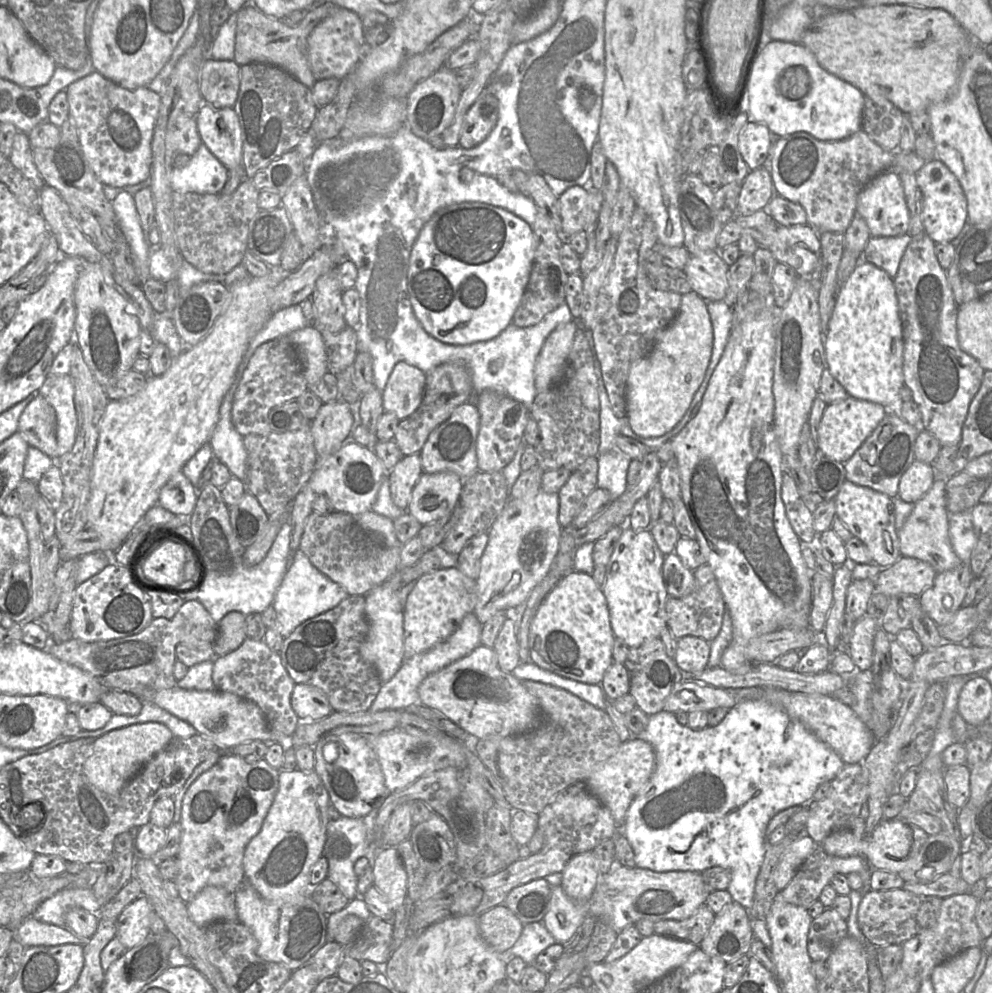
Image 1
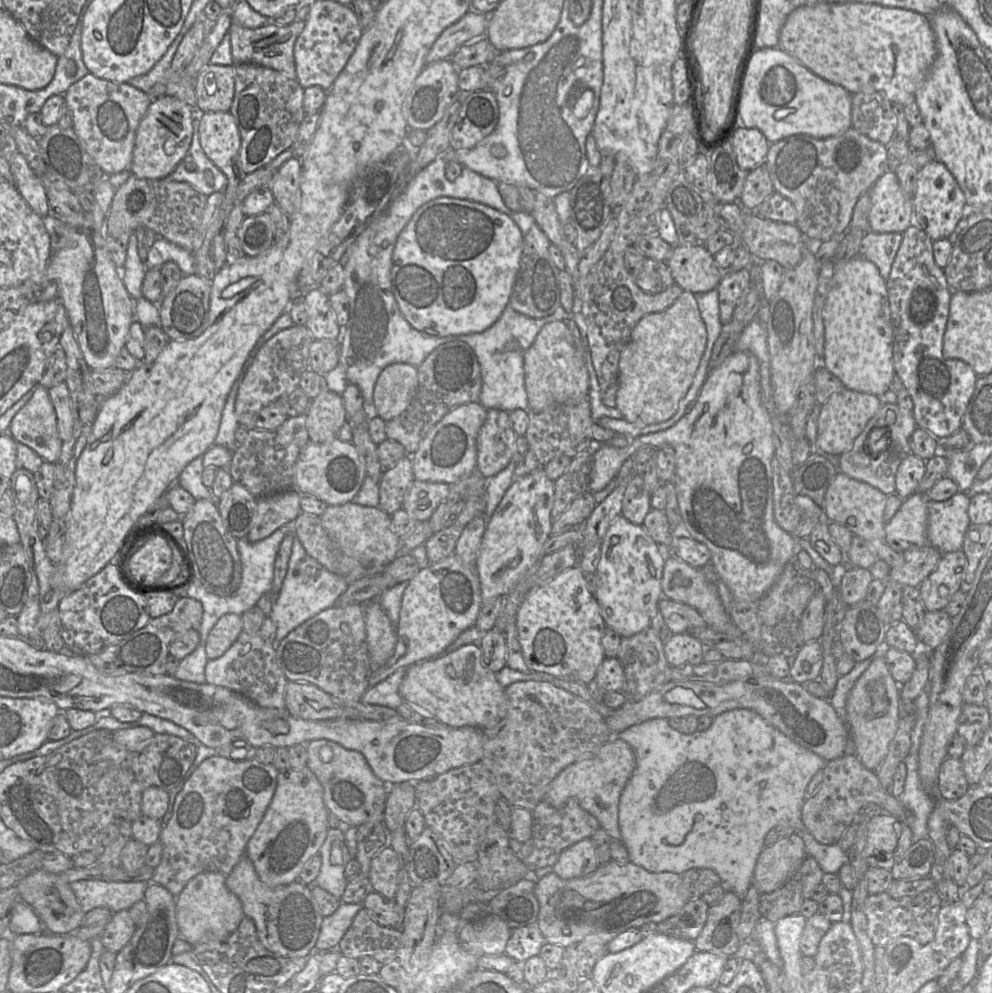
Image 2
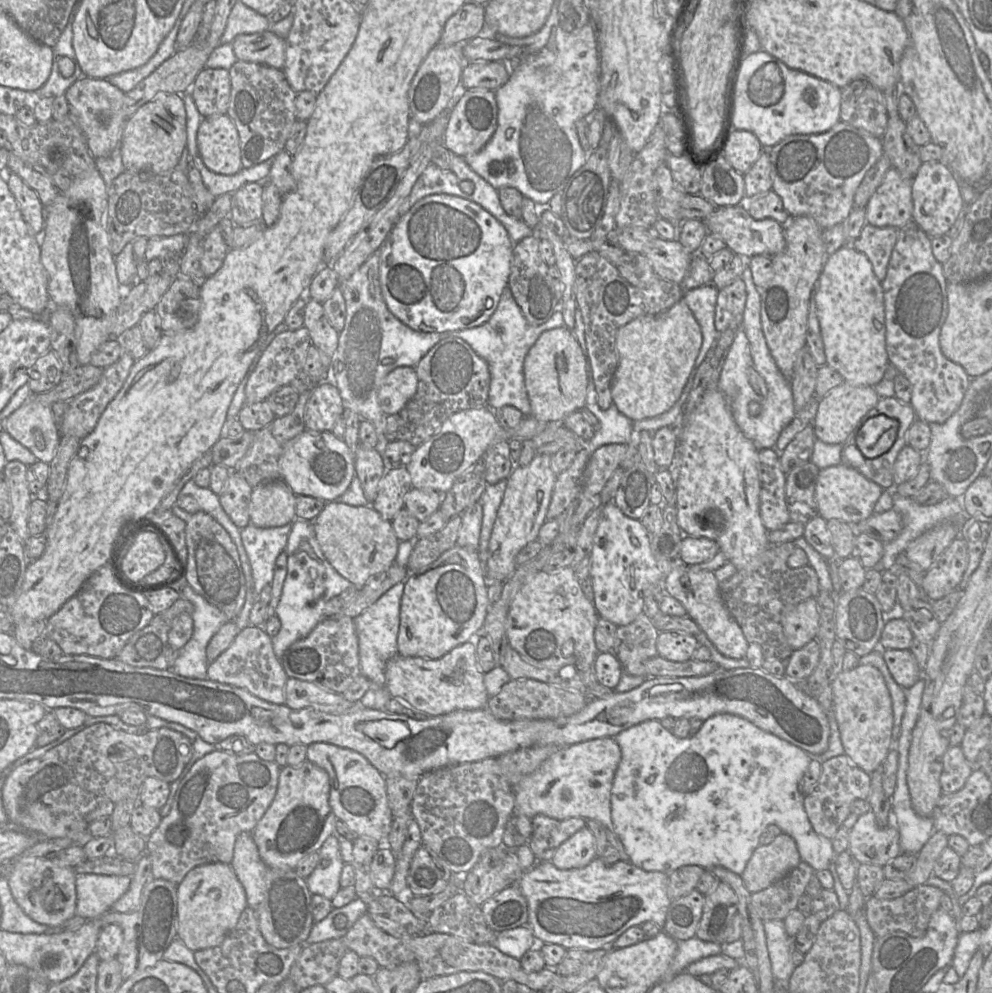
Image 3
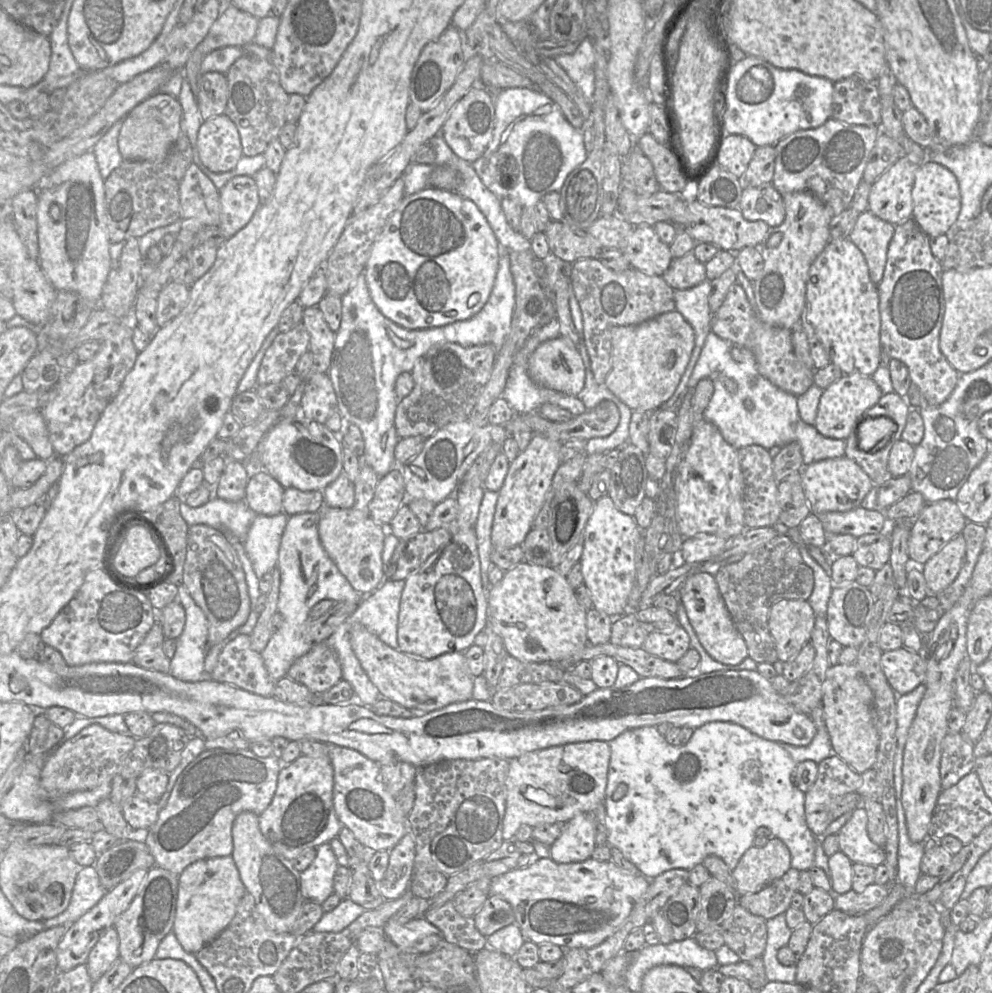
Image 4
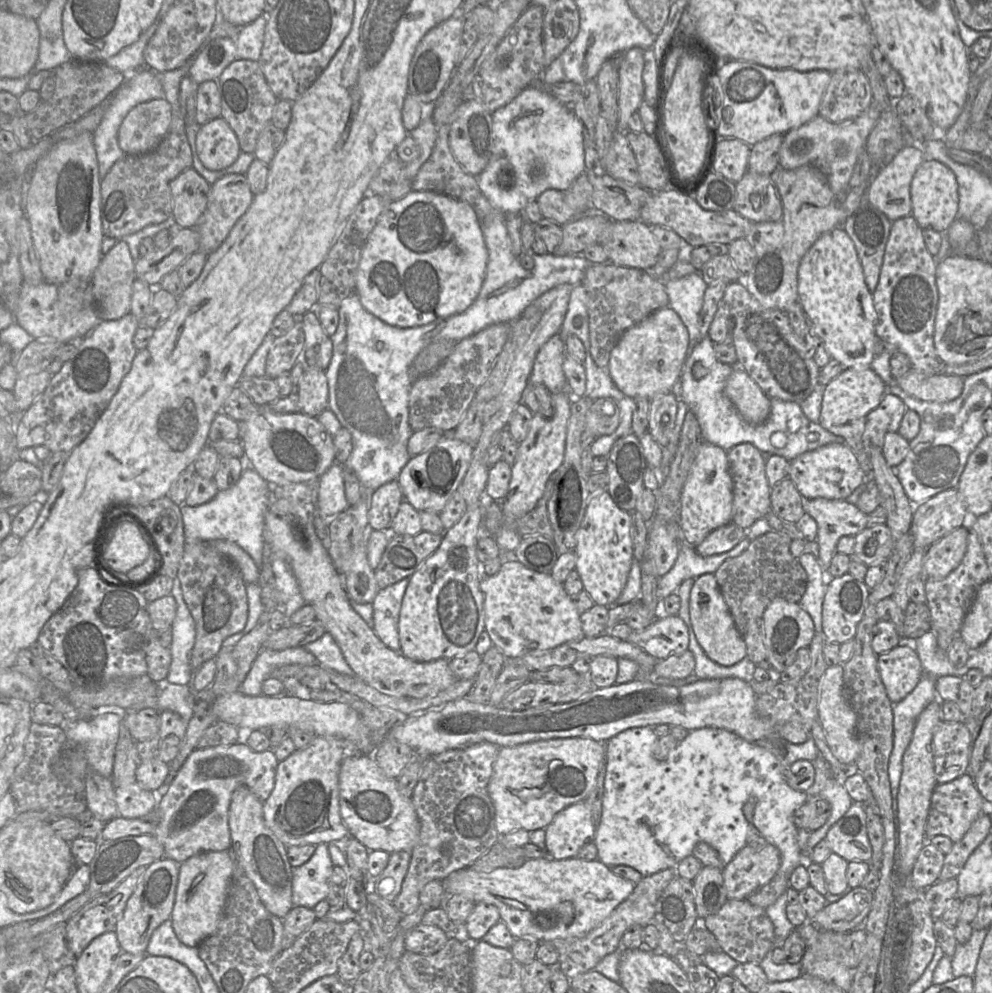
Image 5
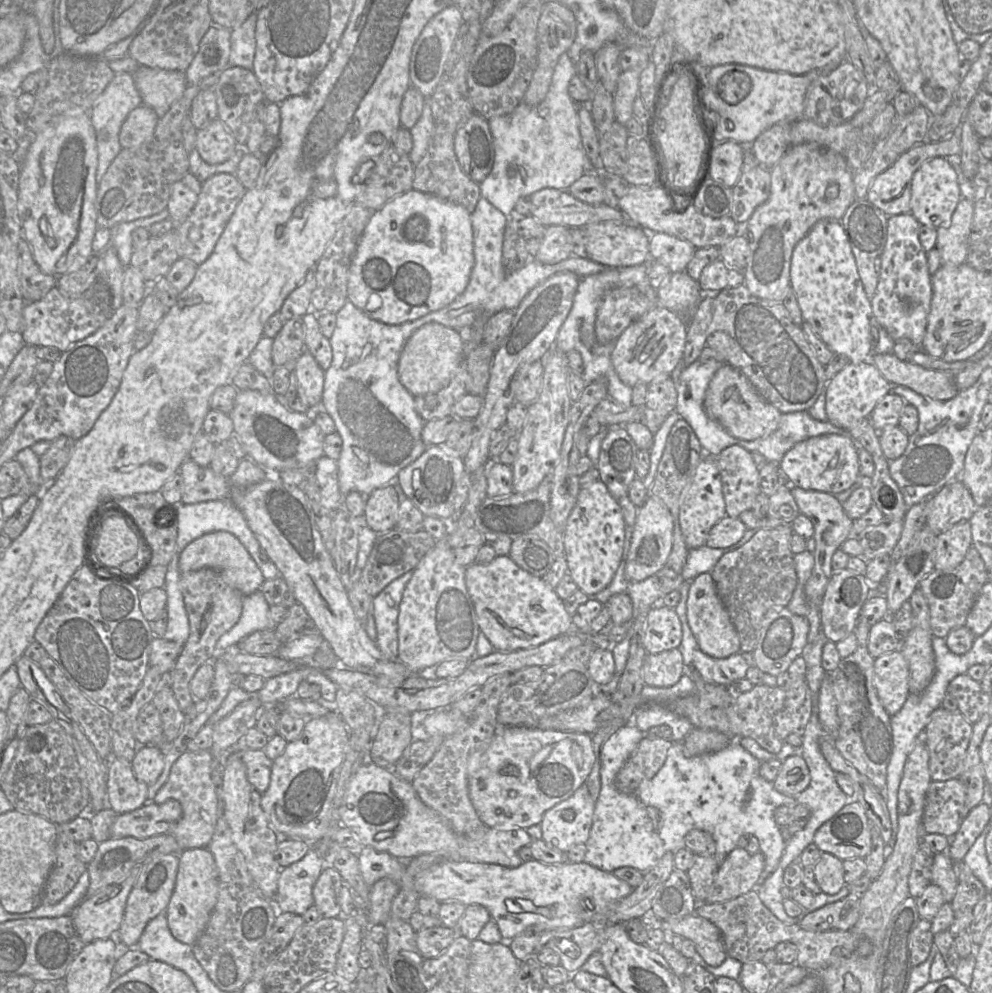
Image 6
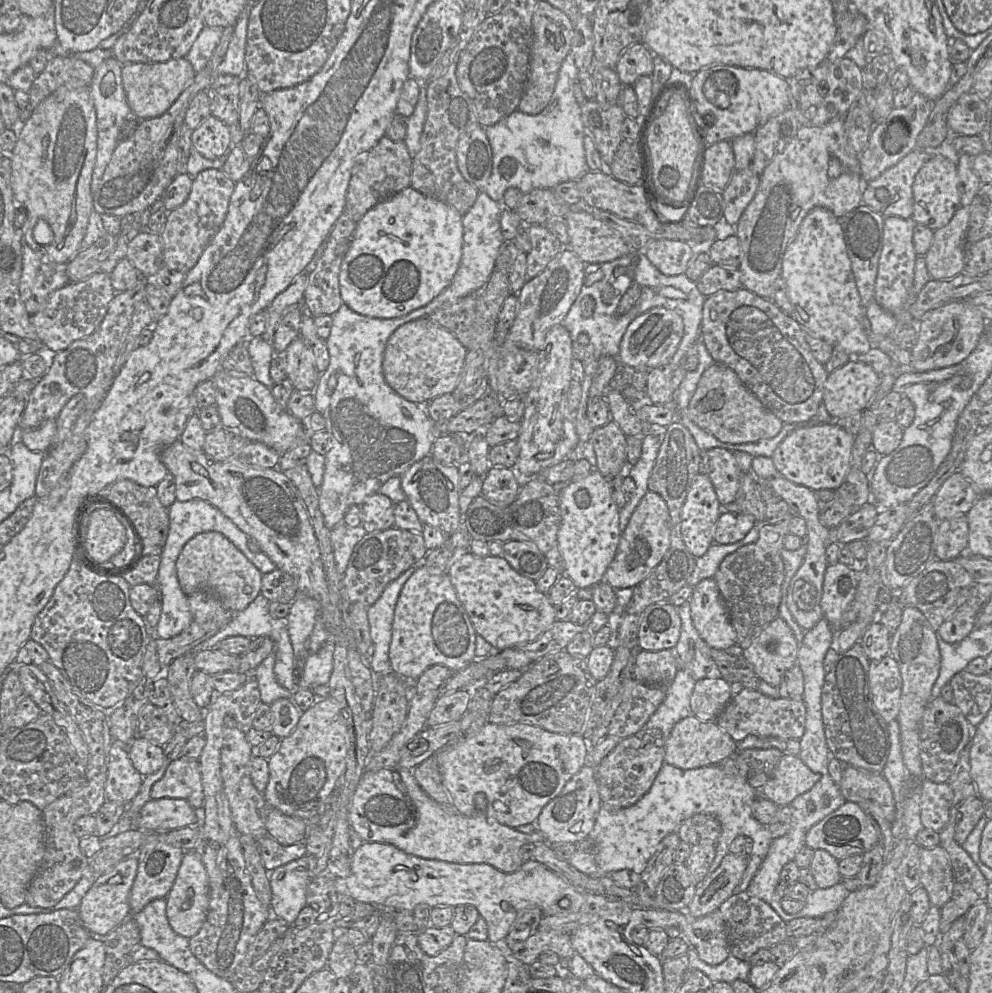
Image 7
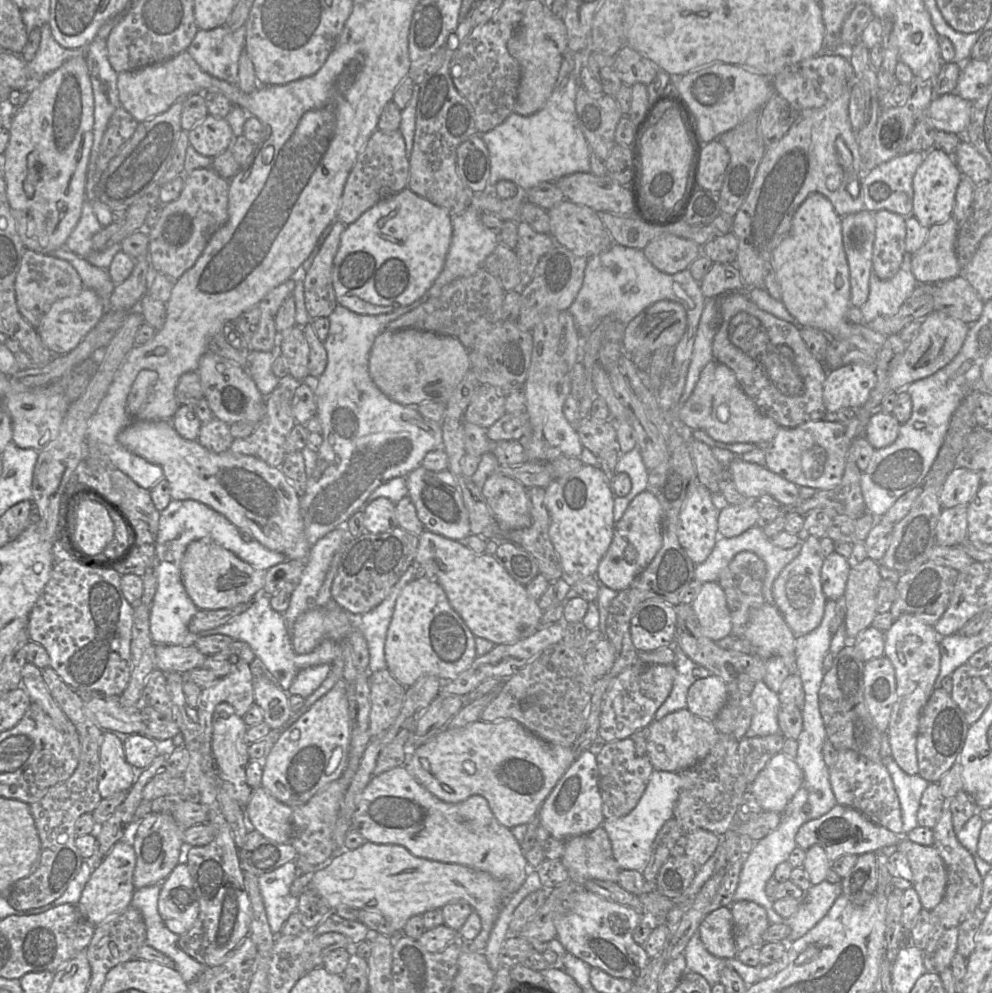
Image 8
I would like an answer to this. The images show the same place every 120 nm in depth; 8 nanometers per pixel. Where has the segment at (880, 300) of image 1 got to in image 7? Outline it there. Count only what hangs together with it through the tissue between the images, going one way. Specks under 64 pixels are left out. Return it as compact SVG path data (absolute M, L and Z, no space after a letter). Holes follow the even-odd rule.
M815 207L803 219L796 236L785 251L781 277L794 308L791 318L801 325L806 334L821 339L849 355L864 354L870 350L872 345L863 329L866 306L862 304L857 289L840 220L830 210Z

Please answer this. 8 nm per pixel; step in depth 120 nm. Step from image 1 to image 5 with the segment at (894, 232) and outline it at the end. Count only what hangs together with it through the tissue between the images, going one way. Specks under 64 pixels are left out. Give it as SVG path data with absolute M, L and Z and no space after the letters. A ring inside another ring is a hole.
M905 145L890 163L881 168L870 180L866 201L881 211L891 222L912 213L911 183L918 167L926 159L921 146Z

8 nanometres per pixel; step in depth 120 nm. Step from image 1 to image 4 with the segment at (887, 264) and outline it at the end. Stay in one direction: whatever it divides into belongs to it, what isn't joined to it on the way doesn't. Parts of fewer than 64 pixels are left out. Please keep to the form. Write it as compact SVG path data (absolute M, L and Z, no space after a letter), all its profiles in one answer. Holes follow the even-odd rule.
M868 209L857 217L849 239L863 254L871 281L878 285L884 274L889 244L895 226L873 215Z

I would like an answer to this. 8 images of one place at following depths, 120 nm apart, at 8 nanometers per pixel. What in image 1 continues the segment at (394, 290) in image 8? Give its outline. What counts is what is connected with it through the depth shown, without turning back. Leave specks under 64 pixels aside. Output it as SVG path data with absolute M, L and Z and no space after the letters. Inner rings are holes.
M463 202L437 210L421 229L410 254L407 288L415 317L430 336L450 345L468 345L497 337L511 324L522 299L535 249L532 226L503 208Z

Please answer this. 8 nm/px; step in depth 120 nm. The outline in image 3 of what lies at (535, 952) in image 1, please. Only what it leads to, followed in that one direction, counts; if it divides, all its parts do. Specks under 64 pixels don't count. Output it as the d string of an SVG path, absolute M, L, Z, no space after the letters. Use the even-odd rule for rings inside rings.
M528 924L496 934L492 946L502 953L520 960L521 957L539 941Z

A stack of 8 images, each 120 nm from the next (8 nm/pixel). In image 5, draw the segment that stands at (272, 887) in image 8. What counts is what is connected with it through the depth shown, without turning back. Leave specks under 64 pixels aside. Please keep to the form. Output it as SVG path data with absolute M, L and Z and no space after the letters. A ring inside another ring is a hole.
M327 844L315 846L311 858L292 869L292 902L294 906L314 908L328 895L328 879L333 872Z

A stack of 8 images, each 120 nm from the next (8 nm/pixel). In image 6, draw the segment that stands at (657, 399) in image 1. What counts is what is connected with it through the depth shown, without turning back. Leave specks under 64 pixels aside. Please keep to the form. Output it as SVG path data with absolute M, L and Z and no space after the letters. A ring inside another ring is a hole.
M659 305L634 321L617 338L611 354L621 381L633 387L639 383L648 385L660 374L670 375L683 356L687 326L681 317Z

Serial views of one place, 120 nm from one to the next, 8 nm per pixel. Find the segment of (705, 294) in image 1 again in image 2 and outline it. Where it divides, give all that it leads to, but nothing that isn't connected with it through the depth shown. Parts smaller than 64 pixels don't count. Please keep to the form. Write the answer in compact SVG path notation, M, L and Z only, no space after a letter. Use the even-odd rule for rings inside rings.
M703 244L674 246L666 263L675 283L693 294L716 289L723 276L714 256Z

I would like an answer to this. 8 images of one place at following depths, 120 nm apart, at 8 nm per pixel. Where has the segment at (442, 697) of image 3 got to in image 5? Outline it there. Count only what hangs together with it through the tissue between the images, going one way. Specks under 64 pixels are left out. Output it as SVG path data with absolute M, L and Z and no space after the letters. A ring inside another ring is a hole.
M272 497L264 514L263 539L272 556L279 557L288 563L298 582L302 597L315 610L315 618L324 625L326 632L333 637L355 676L367 685L388 696L421 699L435 696L459 680L450 670L447 659L416 662L406 658L401 652L391 650L376 636L371 625L354 611L347 597L342 575L334 567L326 548L315 532L309 507L287 499Z

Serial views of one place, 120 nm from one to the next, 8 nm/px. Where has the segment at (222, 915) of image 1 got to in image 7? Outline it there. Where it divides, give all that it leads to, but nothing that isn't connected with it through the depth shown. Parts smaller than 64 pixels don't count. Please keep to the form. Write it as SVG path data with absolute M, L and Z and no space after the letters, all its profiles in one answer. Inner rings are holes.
M184 853L174 884L165 899L166 915L172 930L187 939L196 935L206 920L210 901L208 875L198 853Z

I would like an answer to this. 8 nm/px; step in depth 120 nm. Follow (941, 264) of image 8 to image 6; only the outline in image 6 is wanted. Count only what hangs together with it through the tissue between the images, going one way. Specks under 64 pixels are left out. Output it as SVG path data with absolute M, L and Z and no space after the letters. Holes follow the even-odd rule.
M962 198L951 221L937 229L936 248L942 264L959 266L966 263L974 216L974 202Z

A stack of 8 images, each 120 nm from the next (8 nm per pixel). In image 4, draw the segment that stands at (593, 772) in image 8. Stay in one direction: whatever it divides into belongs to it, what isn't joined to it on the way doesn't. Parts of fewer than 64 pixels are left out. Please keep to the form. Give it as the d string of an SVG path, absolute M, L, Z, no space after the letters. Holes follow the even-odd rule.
M579 813L563 824L560 836L550 846L550 858L556 863L576 863L589 858L596 847L595 830L586 813Z

